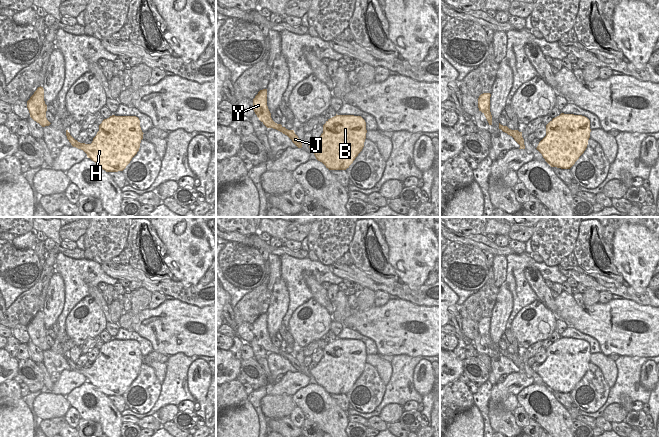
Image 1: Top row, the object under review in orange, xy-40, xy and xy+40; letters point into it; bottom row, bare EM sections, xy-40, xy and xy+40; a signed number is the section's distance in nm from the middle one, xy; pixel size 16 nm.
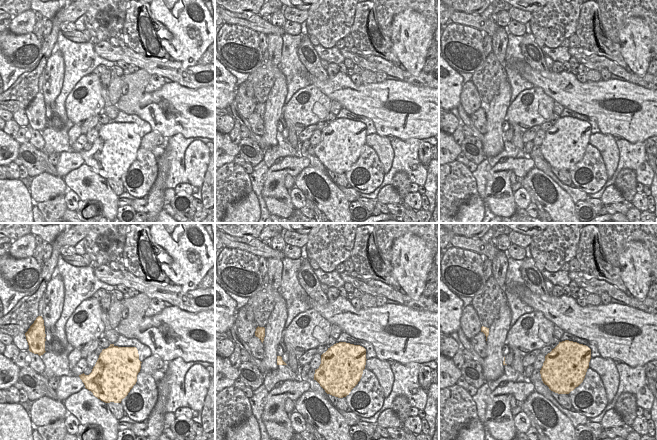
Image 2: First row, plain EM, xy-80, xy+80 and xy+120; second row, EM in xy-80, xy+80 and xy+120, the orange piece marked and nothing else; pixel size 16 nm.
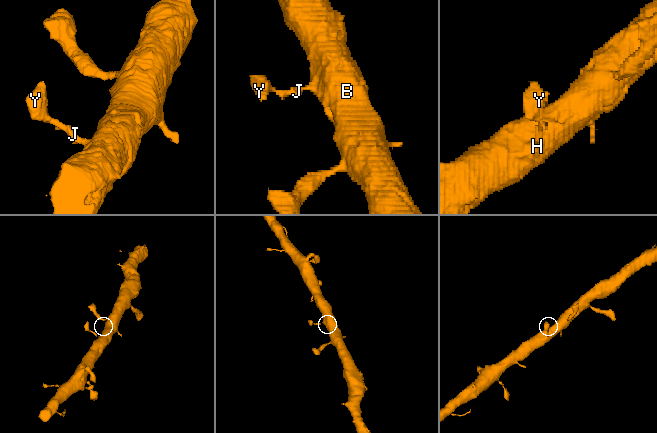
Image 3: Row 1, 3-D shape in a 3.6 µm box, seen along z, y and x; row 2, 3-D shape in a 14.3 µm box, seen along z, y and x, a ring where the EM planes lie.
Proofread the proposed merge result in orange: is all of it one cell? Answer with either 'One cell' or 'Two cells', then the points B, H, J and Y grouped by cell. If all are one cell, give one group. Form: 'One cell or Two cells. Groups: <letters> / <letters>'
One cell. Groups: B H J Y

